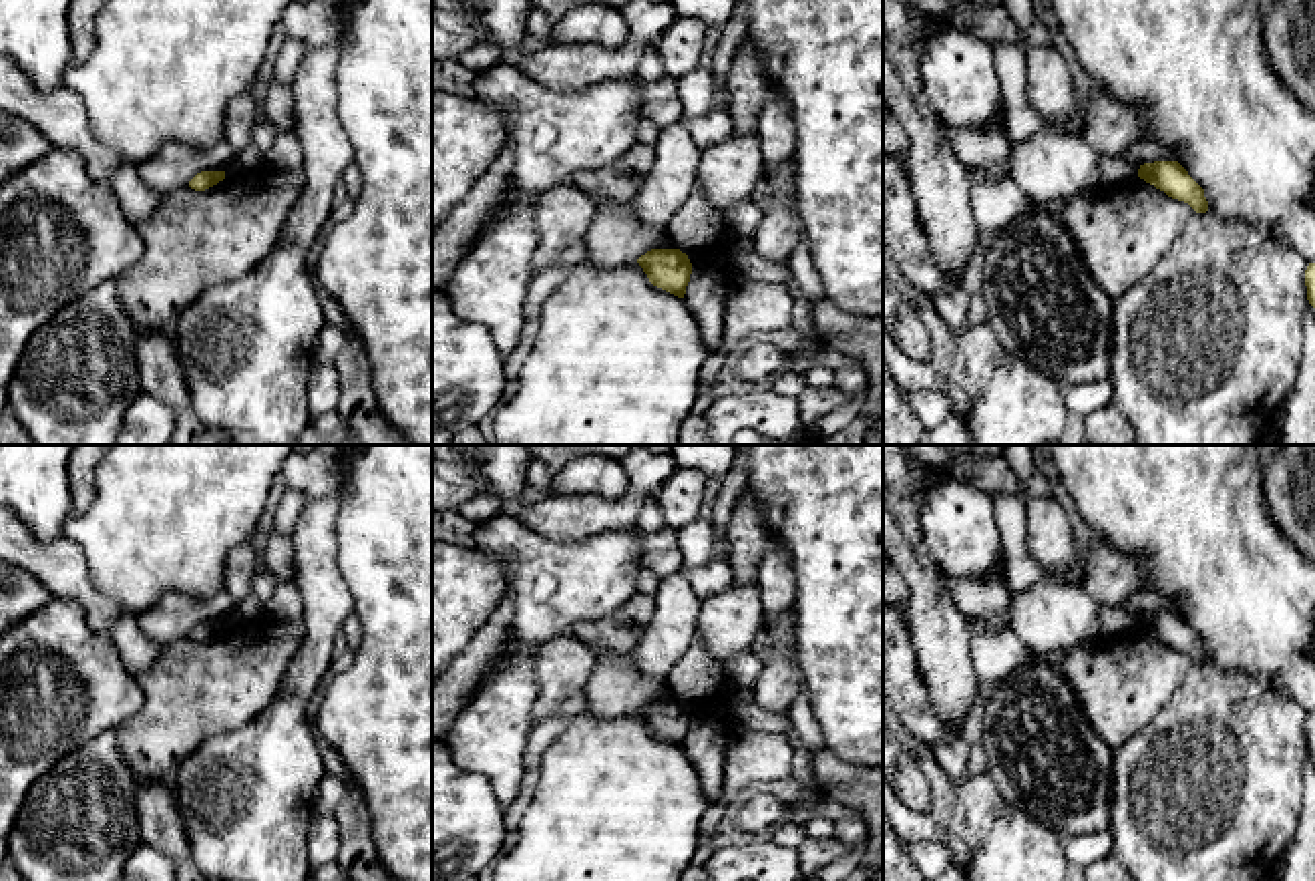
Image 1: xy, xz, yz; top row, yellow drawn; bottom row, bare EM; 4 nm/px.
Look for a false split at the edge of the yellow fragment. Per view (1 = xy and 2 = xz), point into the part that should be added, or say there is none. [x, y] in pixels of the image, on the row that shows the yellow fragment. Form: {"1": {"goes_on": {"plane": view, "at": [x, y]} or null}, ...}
{"1": {"goes_on": null}, "2": {"goes_on": null}}

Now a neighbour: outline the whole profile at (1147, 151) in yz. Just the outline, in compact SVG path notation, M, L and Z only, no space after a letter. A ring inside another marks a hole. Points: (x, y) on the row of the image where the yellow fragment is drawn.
M1142 141L1120 153L1128 163L1140 167L1144 163L1154 161L1178 161L1176 151L1172 147L1164 147L1152 141Z

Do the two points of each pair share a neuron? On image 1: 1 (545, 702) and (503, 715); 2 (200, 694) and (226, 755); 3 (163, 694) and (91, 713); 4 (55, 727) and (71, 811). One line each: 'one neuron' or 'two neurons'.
1: two neurons
2: two neurons
3: two neurons
4: two neurons

